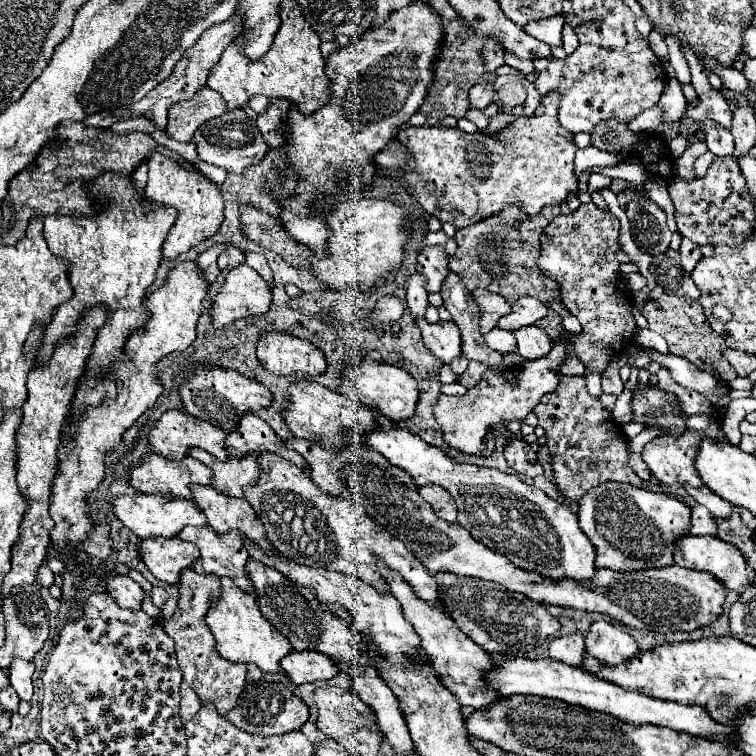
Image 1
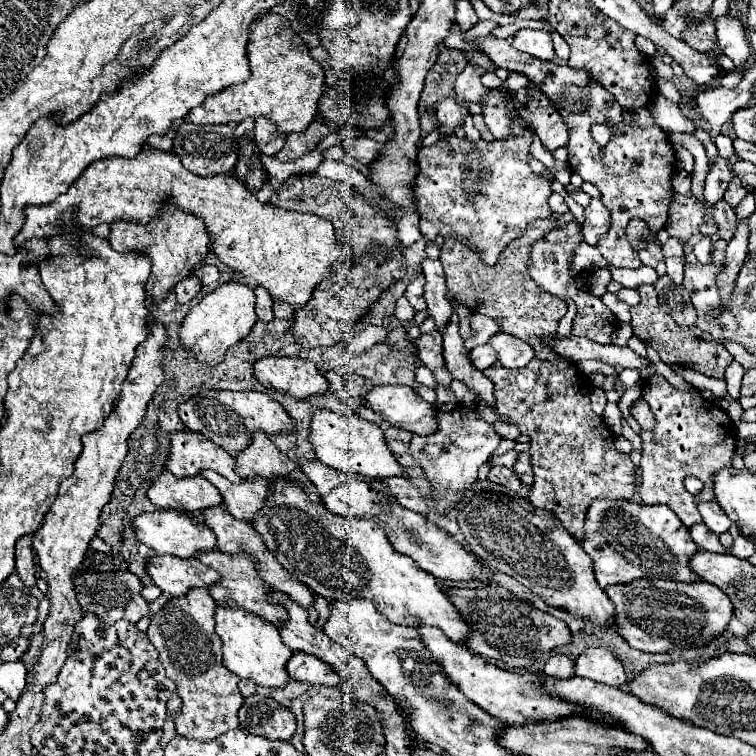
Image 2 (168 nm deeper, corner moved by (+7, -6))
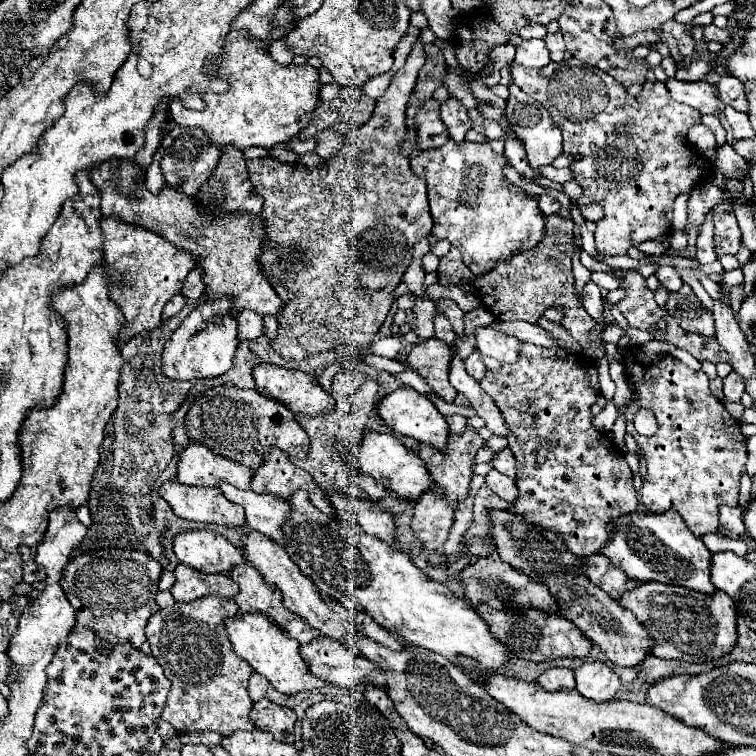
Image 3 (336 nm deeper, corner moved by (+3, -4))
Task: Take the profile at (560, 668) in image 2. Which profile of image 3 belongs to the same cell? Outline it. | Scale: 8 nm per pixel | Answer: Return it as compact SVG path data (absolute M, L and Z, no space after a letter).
M548 668L540 678L536 680L544 690L558 692L558 690L574 690L574 672L568 668Z

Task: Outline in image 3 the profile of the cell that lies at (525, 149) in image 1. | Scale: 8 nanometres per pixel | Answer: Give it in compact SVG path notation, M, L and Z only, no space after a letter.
M450 142L428 152L420 152L416 158L410 160L412 172L426 182L430 216L434 220L432 236L436 240L448 240L454 248L458 248L464 264L474 276L488 274L498 262L512 260L514 252L532 250L544 236L546 218L540 216L536 198L532 196L526 198L518 186L506 180L504 164L506 156L494 154L490 144L472 144L472 142L462 142L460 146Z

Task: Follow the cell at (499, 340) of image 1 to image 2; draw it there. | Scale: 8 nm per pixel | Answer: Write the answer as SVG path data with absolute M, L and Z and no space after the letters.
M484 344L484 346L476 346L470 350L470 360L474 362L474 366L478 366L478 370L486 370L498 360L498 356L490 344Z

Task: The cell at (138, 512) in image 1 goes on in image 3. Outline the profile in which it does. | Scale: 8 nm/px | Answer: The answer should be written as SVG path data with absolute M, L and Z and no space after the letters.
M214 530L178 534L174 554L182 564L204 574L230 574L234 566L244 564L242 554Z

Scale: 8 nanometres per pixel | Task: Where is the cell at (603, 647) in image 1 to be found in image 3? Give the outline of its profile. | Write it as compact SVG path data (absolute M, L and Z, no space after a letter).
M586 662L574 670L576 690L590 700L608 702L620 688L620 678L602 662Z

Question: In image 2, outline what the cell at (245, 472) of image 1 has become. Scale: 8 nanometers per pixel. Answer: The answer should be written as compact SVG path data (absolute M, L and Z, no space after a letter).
M202 470L200 476L210 480L222 494L226 510L240 520L252 520L256 510L264 504L268 494L268 482L264 478L242 480L238 484L226 480L224 476L216 474L214 470Z

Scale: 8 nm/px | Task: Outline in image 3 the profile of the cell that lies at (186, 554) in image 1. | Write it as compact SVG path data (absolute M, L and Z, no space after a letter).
M178 564L176 584L170 592L178 602L192 602L204 596L234 598L238 584L230 576L200 576L200 572L192 572L192 568Z

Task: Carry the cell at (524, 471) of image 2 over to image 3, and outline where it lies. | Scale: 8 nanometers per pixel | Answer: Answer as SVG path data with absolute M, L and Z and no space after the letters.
M504 448L504 450L500 450L494 458L492 458L492 468L496 468L498 472L502 472L502 474L506 474L508 478L516 478L516 460L514 460L514 456L512 456L512 452L510 452L510 448Z

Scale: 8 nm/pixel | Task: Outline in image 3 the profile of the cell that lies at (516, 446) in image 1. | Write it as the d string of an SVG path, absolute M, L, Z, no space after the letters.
M490 470L486 474L486 486L506 502L514 502L516 496L518 496L514 480L510 480L508 476L504 476L504 474L496 472L496 470Z

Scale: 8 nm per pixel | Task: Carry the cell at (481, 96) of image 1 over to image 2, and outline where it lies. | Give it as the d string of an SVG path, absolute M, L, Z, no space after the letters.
M446 98L438 104L438 120L442 122L440 126L440 134L450 134L456 130L456 126L460 126L464 122L464 118L468 116L468 102L464 100L456 100L456 98Z

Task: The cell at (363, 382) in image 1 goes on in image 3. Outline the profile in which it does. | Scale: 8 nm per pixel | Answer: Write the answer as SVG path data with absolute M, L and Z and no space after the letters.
M402 386L396 392L392 392L392 394L382 398L378 412L380 412L380 418L386 422L386 426L390 426L396 434L408 436L408 438L412 438L416 442L430 444L438 452L446 450L446 444L448 444L448 424L446 424L444 416L436 410L436 406L424 394L418 394L416 390Z

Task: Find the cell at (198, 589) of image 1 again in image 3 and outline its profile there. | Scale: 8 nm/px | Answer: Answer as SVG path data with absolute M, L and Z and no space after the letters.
M208 596L196 602L176 602L170 608L158 610L146 624L152 656L164 668L164 676L172 684L160 716L178 732L214 730L228 736L256 728L248 718L252 700L246 690L254 670L236 656L224 626L224 620L236 614L238 608L234 600Z

